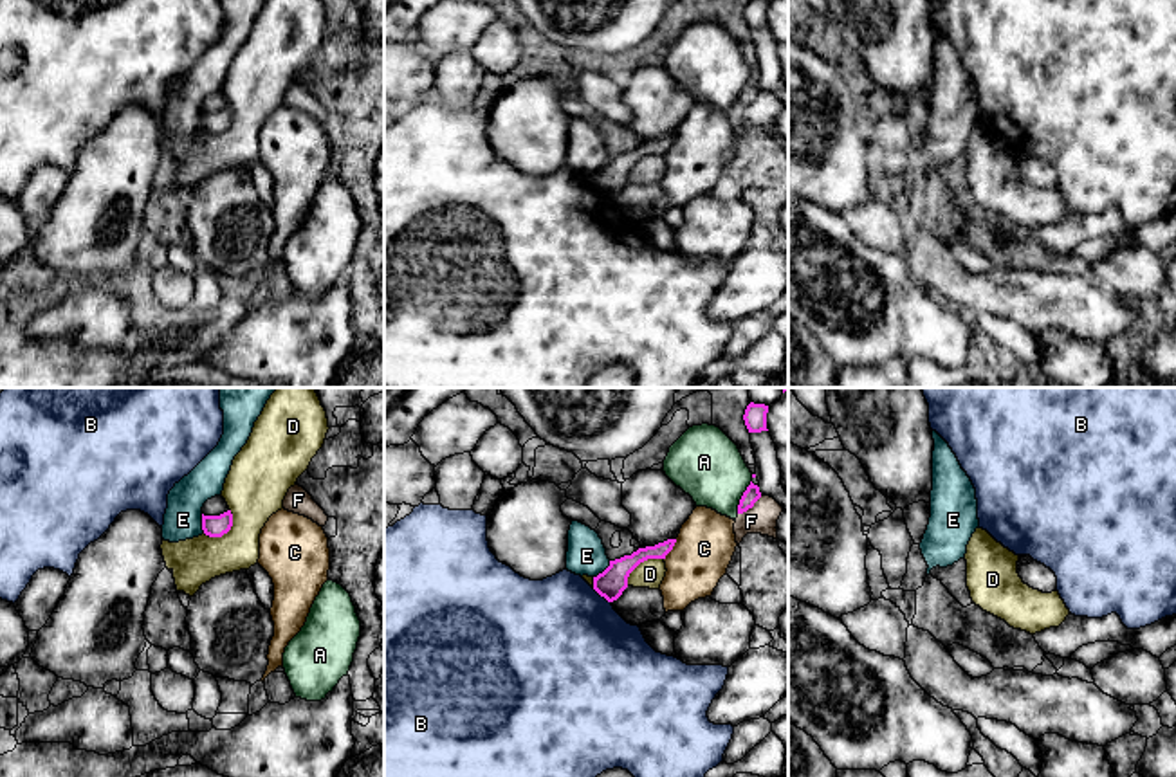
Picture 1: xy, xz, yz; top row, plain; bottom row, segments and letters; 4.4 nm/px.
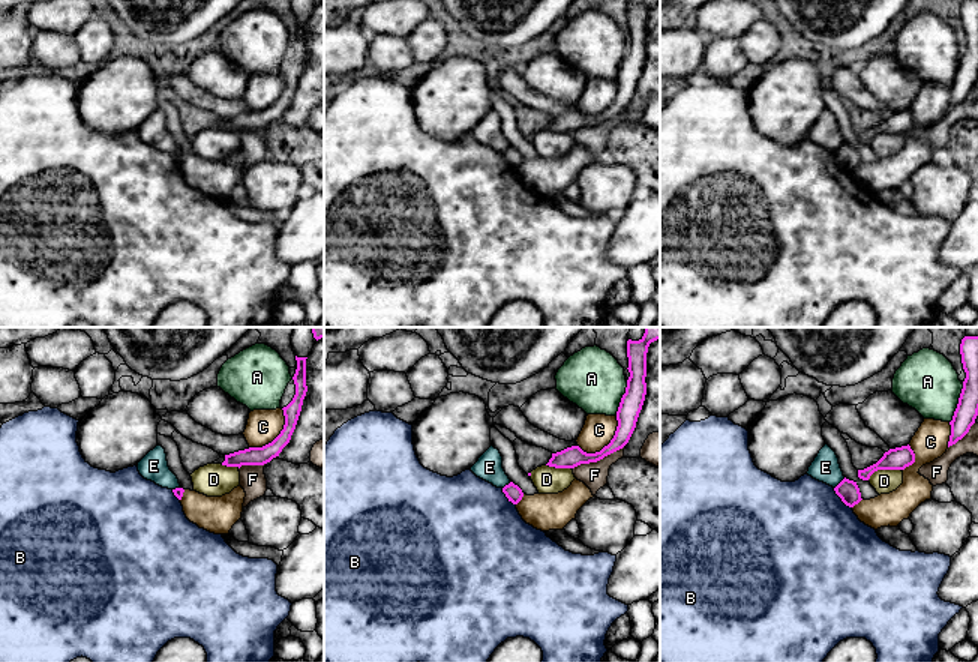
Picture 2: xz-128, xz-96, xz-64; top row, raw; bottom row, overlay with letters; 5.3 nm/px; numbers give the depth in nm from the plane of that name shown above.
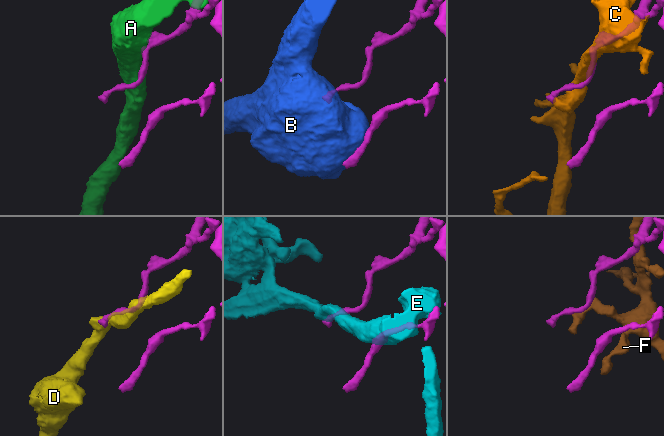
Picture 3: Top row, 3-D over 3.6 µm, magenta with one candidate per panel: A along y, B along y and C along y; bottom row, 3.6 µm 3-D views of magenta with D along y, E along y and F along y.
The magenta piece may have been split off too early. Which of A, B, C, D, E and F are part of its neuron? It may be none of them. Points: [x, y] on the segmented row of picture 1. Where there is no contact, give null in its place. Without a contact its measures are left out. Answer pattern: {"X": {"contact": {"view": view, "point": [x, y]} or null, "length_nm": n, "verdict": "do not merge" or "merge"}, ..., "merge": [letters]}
{"A": {"contact": {"view": "xz", "point": [742, 496]}, "length_nm": 170, "verdict": "do not merge"}, "B": {"contact": {"view": "xz", "point": [601, 595]}, "length_nm": 110, "verdict": "do not merge"}, "C": {"contact": {"view": "xz", "point": [671, 548]}, "length_nm": 110, "verdict": "do not merge"}, "D": {"contact": {"view": "xy", "point": [228, 530]}, "length_nm": 170, "verdict": "do not merge"}, "E": {"contact": {"view": "xz", "point": [605, 570]}, "length_nm": 110, "verdict": "do not merge"}, "F": {"contact": {"view": "xz", "point": [749, 507]}, "length_nm": 140, "verdict": "do not merge"}, "merge": []}

